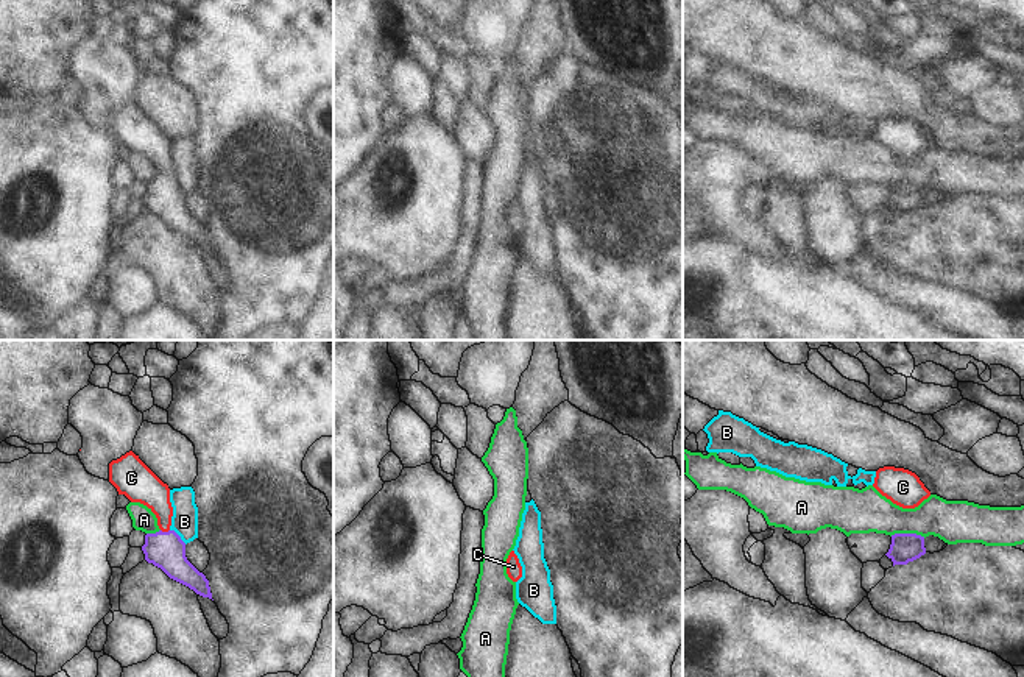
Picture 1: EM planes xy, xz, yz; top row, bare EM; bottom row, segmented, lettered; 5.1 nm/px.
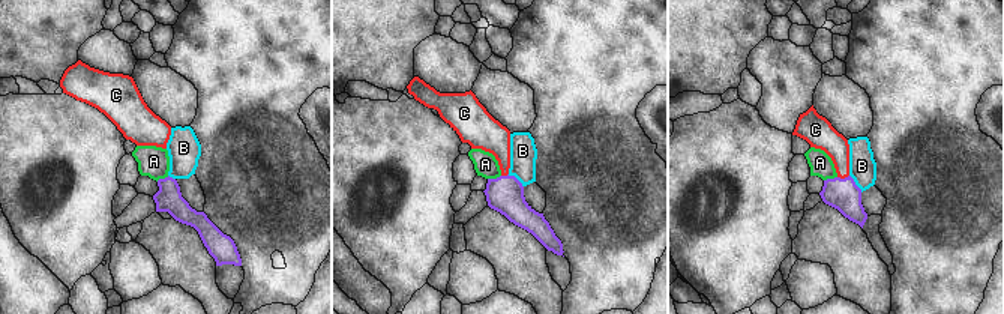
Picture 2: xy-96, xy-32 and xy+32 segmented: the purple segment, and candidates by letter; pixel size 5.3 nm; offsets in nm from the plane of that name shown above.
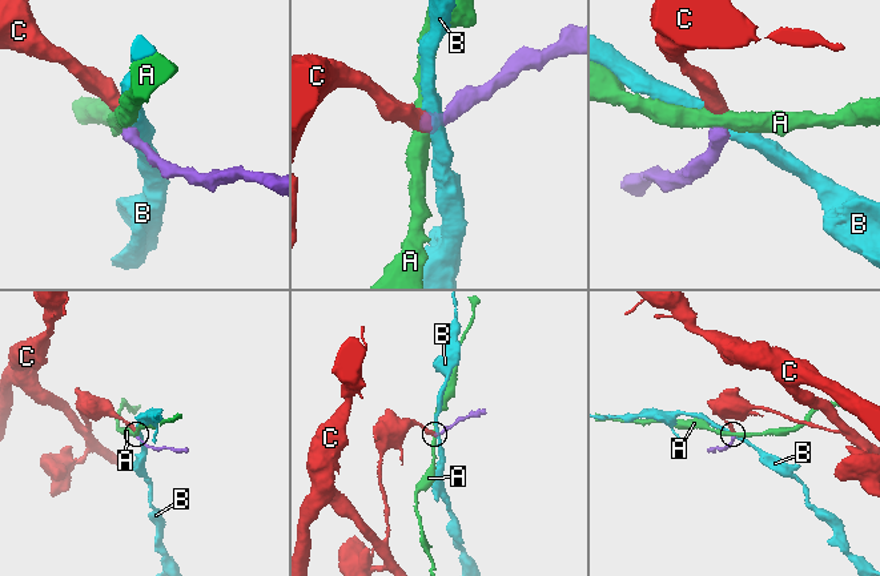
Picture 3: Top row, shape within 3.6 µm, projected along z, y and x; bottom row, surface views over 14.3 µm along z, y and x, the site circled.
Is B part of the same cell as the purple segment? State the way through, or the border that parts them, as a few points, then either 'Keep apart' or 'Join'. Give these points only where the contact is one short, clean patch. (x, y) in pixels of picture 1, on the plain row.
Boundary: xy (170, 180), (186, 194). Keep apart.

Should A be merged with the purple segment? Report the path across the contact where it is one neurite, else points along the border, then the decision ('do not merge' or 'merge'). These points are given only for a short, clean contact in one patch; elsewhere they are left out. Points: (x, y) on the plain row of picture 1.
do not merge

